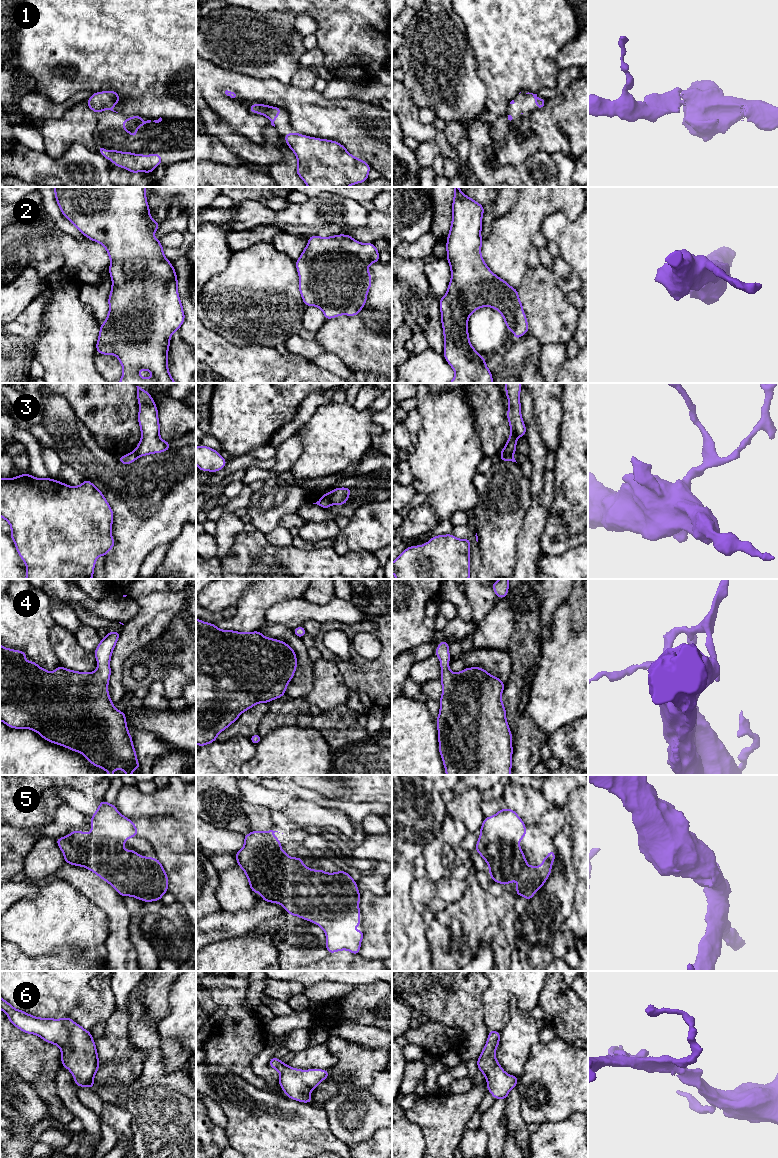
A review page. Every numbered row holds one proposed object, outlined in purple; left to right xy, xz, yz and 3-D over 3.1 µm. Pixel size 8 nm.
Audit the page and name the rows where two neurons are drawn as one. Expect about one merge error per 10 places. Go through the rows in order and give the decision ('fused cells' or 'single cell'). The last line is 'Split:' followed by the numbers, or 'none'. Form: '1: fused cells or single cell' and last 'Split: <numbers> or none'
1: single cell
2: single cell
3: fused cells
4: single cell
5: single cell
6: single cell
Split: 3

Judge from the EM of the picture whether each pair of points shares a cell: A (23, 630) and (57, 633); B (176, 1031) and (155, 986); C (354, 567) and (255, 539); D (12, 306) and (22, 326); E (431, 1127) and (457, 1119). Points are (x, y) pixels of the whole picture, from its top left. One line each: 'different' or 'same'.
A: different
B: different
C: same
D: different
E: same

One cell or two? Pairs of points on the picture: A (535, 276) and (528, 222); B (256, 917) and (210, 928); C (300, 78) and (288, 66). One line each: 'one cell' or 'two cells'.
A: two cells
B: one cell
C: two cells

